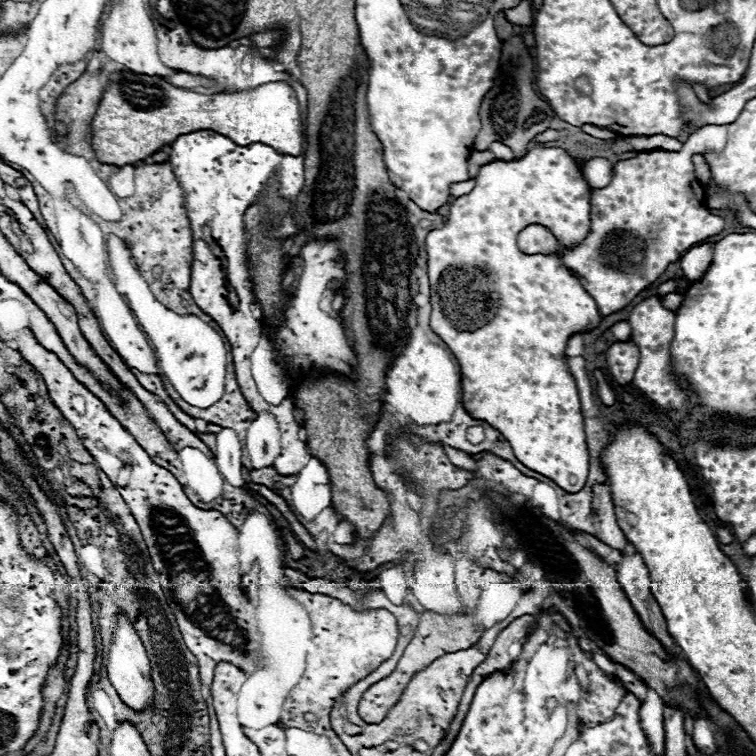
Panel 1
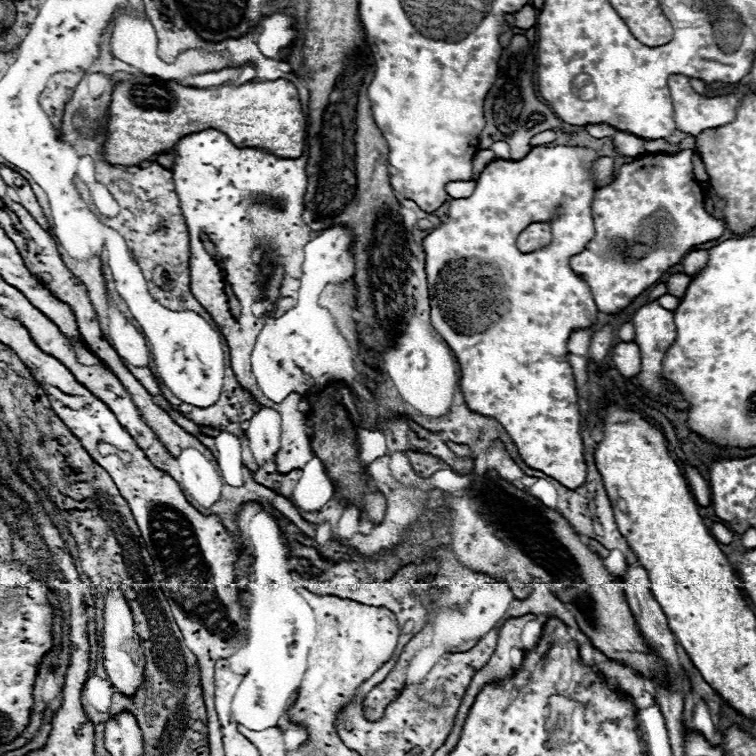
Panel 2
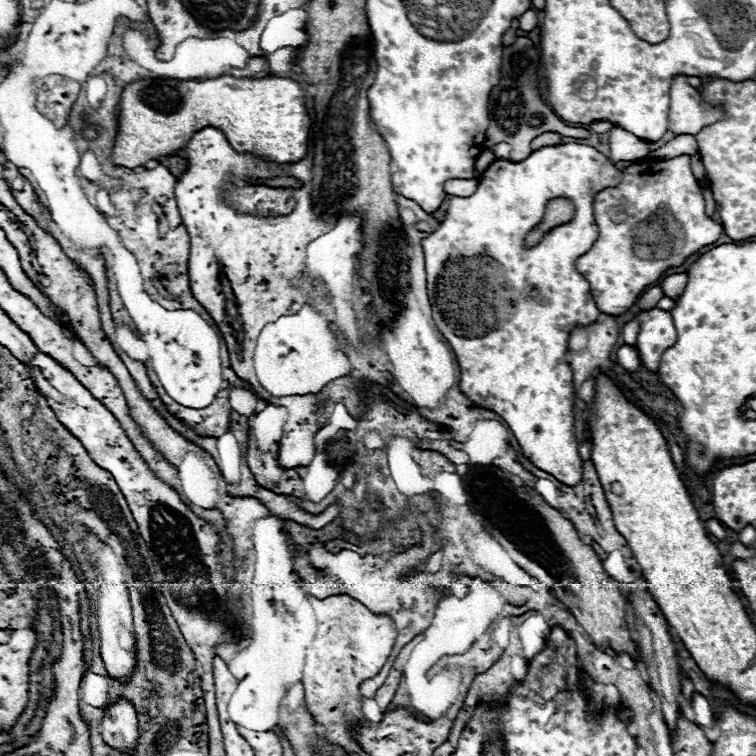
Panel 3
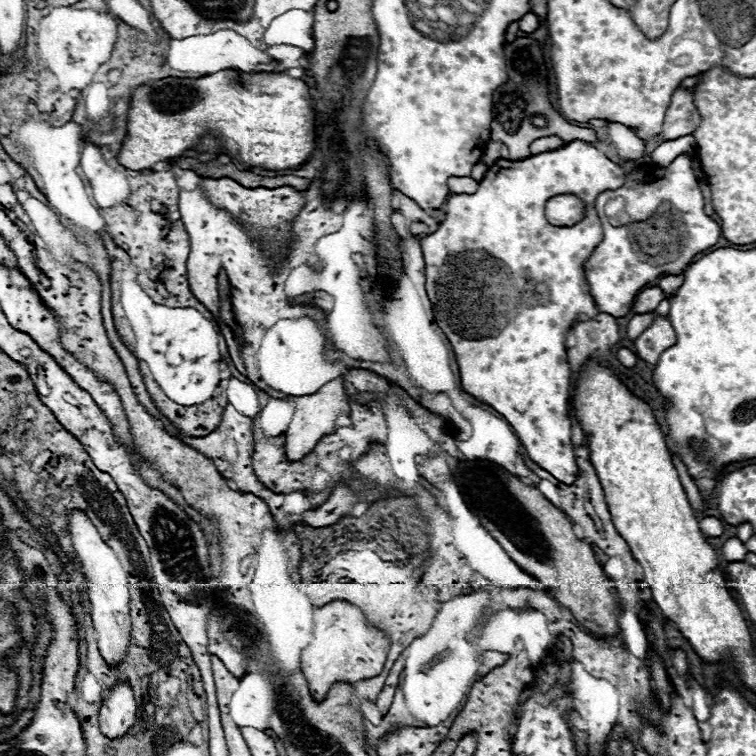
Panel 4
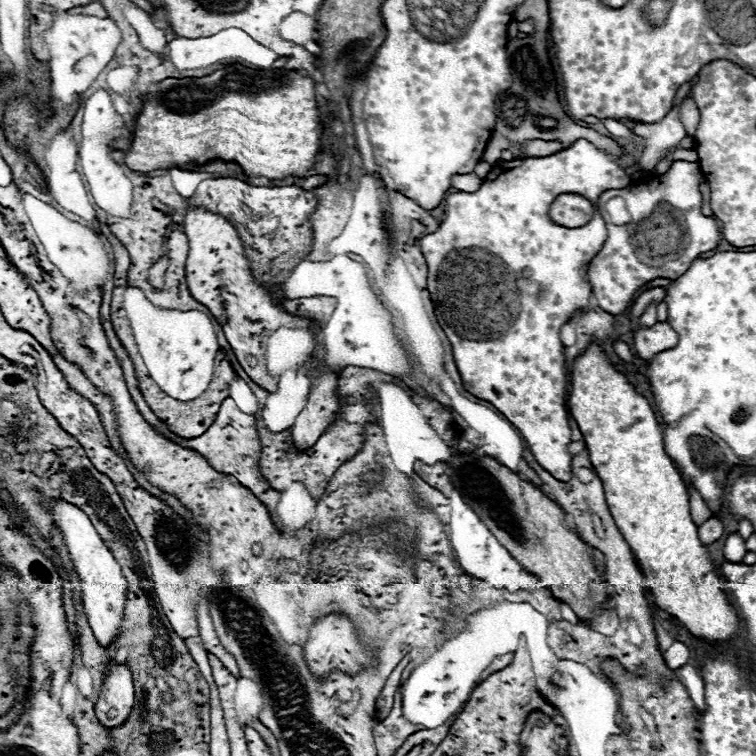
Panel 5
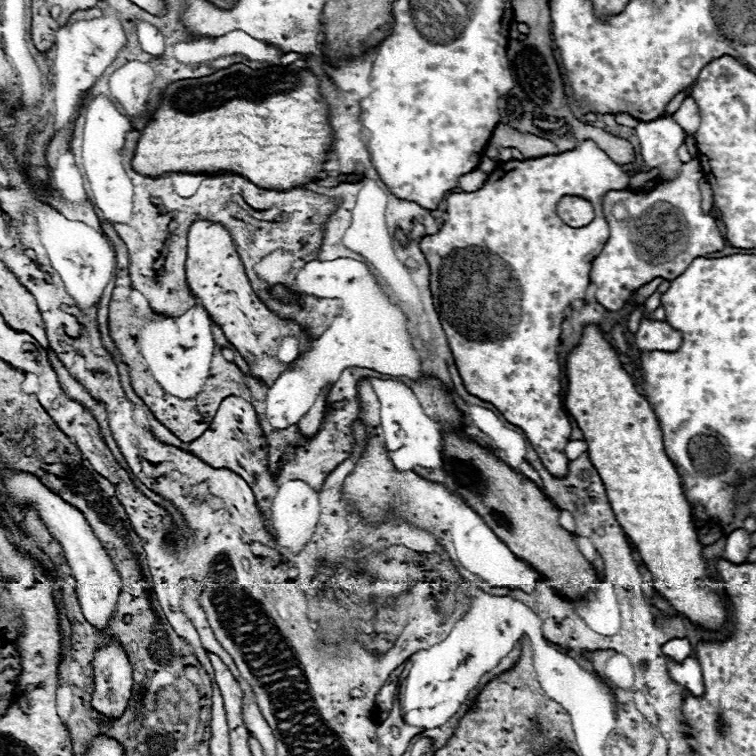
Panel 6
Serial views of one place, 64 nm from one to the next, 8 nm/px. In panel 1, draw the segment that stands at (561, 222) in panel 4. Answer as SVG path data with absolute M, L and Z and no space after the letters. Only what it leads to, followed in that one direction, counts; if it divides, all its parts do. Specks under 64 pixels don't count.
M530 224L518 234L518 248L524 254L548 254L558 248L558 242L548 228Z

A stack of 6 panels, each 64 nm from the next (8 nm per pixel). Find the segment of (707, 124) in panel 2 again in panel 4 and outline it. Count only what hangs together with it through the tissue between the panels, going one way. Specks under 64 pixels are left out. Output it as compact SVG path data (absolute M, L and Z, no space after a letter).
M676 88L672 94L672 104L670 104L668 114L664 118L660 138L664 142L676 140L680 136L692 134L698 124L700 124L700 114L692 102L692 92Z

